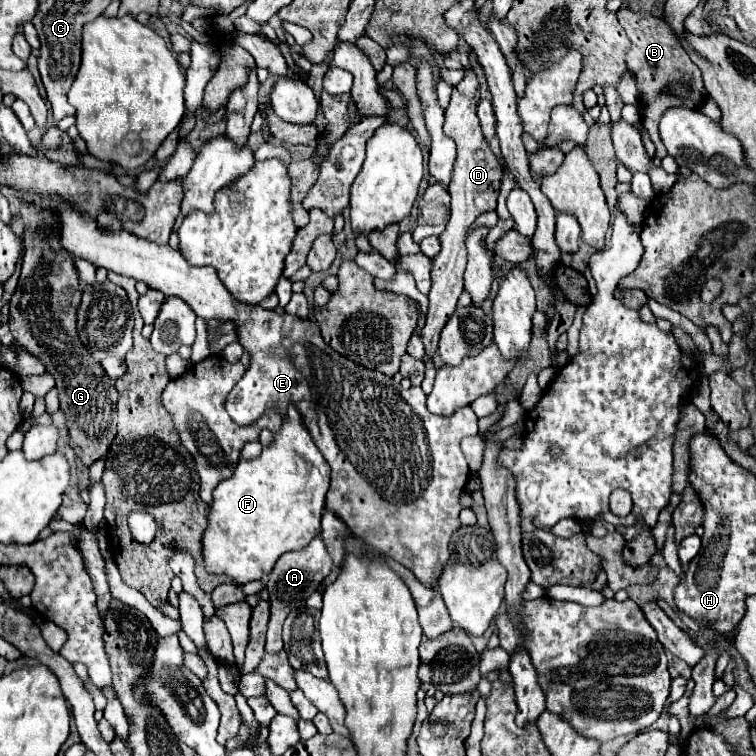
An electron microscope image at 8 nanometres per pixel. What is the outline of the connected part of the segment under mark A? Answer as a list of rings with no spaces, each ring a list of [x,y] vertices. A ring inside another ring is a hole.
[[[316,537],[308,547],[300,551],[292,551],[282,555],[272,573],[268,575],[266,591],[270,595],[270,621],[268,621],[268,637],[266,637],[266,651],[278,653],[282,649],[282,623],[288,617],[292,609],[298,609],[304,605],[304,601],[318,589],[318,585],[330,575],[332,571],[332,559],[322,543],[320,537]]]

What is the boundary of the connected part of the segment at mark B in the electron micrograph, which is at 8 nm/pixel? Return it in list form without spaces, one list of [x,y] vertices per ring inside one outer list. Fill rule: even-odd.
[[[628,7],[618,9],[616,17],[632,41],[626,63],[628,63],[628,71],[634,75],[634,79],[638,83],[640,101],[642,101],[642,97],[650,97],[650,105],[640,105],[642,125],[648,131],[650,139],[656,143],[656,155],[666,157],[668,153],[666,153],[666,147],[662,145],[662,139],[658,133],[658,121],[662,119],[662,113],[670,105],[682,107],[682,109],[690,109],[690,105],[682,105],[682,101],[678,101],[678,97],[658,97],[658,89],[662,89],[662,85],[670,85],[670,81],[674,81],[674,77],[680,77],[682,73],[686,73],[688,77],[692,77],[690,89],[694,89],[694,97],[698,97],[698,105],[694,105],[694,107],[700,107],[700,103],[704,103],[704,99],[708,97],[708,93],[702,85],[700,69],[698,69],[698,65],[694,65],[690,61],[690,55],[686,53],[686,49],[682,45],[678,45],[678,41],[674,41],[674,33],[670,33],[670,27],[666,25],[666,21],[662,17],[654,17],[650,13],[638,13]]]

